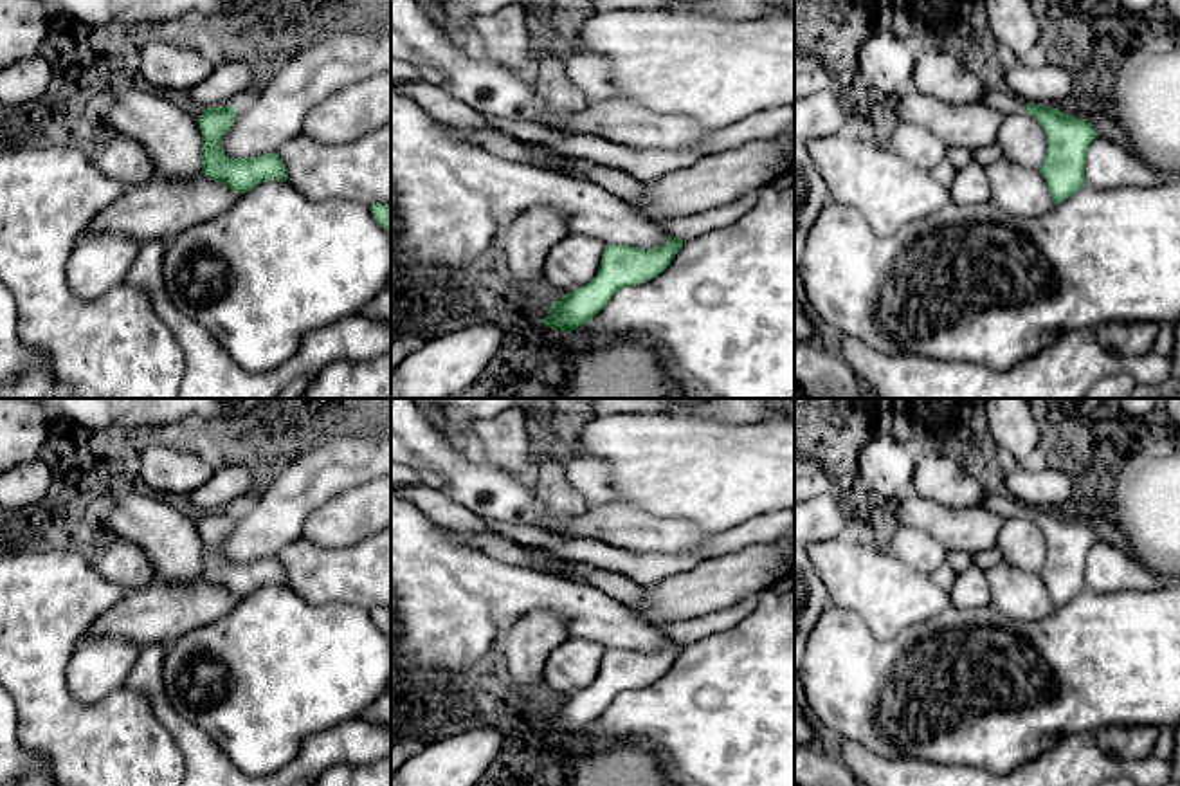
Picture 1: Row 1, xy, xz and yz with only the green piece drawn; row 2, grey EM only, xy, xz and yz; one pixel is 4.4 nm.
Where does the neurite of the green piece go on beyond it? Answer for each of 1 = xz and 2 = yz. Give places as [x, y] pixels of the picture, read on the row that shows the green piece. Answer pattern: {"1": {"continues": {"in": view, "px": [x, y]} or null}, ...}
{"1": {"continues": null}, "2": {"continues": null}}

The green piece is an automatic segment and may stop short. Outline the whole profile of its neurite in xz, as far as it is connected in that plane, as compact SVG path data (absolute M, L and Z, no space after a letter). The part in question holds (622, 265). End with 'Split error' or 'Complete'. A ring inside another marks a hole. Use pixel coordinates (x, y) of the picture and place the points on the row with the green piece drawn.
M668 234L665 245L652 249L605 245L596 276L587 285L553 301L542 324L566 334L587 324L618 290L661 274L683 243Z. Complete

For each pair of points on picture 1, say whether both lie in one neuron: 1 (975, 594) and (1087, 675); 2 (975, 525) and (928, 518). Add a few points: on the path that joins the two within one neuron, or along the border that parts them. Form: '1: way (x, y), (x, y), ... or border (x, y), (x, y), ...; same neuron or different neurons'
1: border (988, 603), (977, 608), (952, 606); different neurons
2: way (964, 525), (939, 521); same neuron

